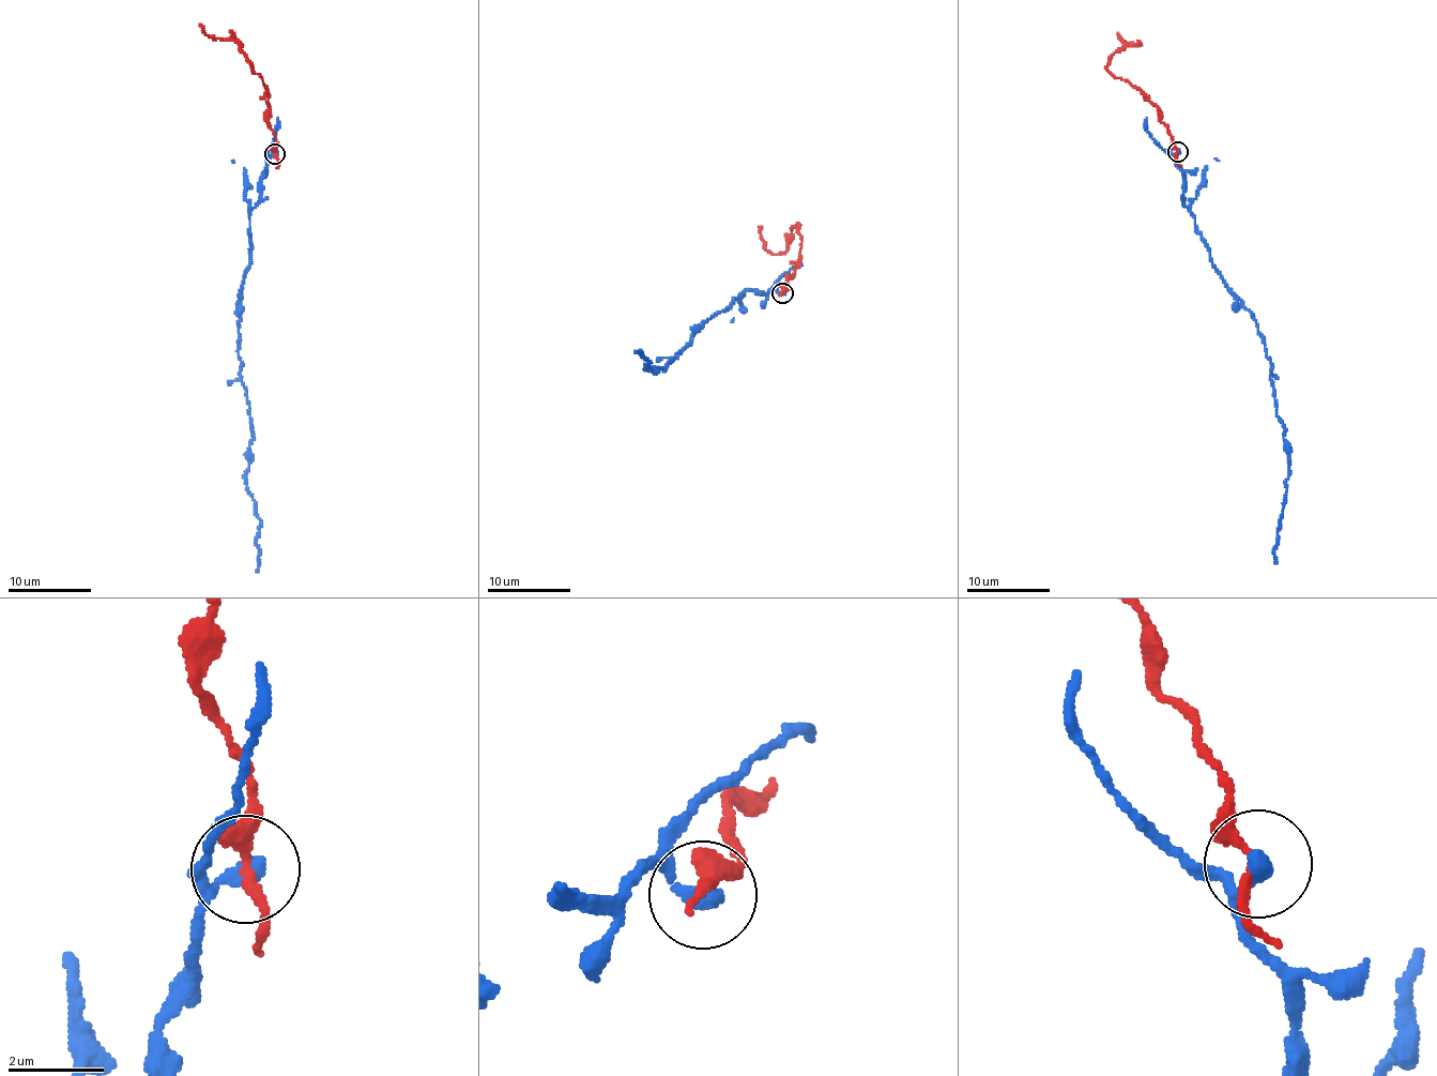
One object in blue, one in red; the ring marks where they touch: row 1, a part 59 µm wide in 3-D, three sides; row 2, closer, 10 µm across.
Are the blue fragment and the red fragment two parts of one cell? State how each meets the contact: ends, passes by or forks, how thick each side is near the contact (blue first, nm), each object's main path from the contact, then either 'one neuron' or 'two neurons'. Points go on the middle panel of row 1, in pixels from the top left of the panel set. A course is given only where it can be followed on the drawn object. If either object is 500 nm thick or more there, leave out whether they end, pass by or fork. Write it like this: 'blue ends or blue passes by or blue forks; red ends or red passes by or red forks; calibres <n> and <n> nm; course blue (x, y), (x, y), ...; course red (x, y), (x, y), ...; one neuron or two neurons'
blue ends; red passes by; calibres 380 and 240 nm; course blue (782, 292), (774, 287), (735, 298), (731, 306), (704, 322), (663, 369), (644, 368), (650, 363), (635, 352); course red (782, 292), (789, 289), (789, 276), (798, 258), (800, 226), (795, 225), (783, 254), (768, 252), (759, 226); two neurons

